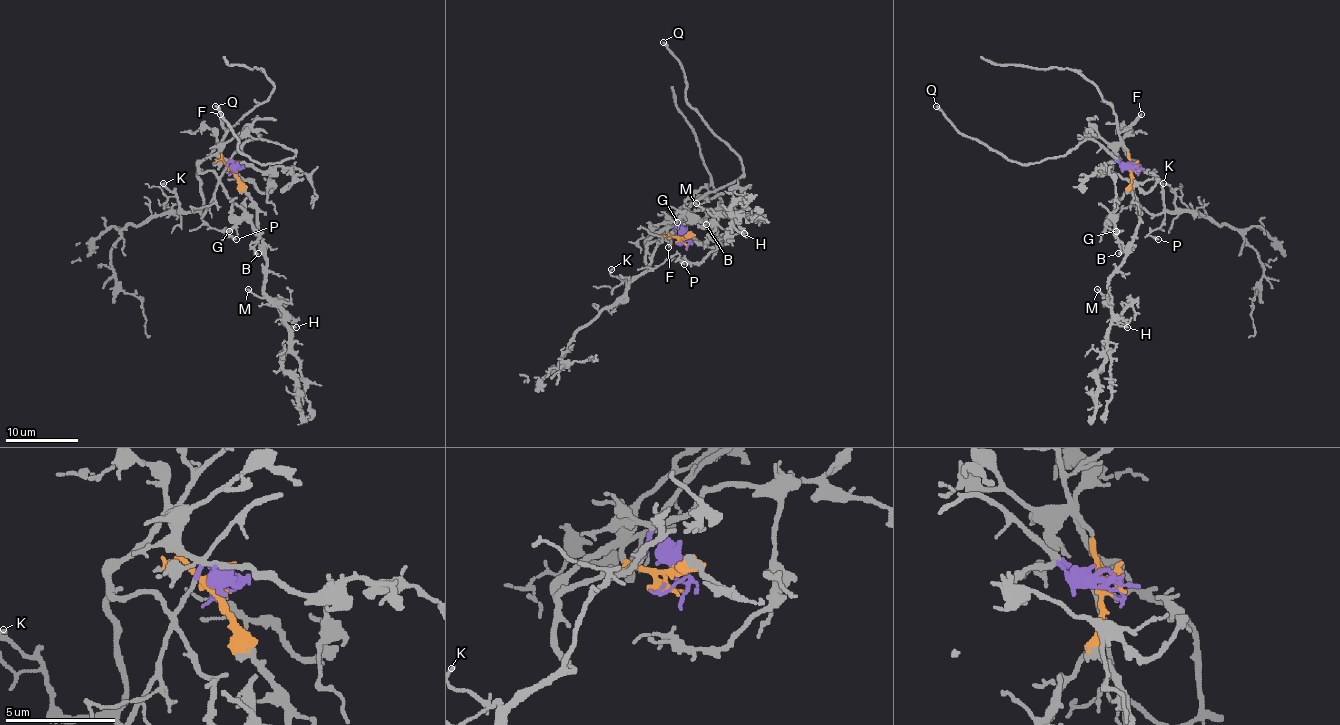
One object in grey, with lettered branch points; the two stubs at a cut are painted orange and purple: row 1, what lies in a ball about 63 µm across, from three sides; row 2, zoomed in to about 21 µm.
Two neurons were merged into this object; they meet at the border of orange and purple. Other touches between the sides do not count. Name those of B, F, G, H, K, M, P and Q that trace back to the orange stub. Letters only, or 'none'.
F, H, M

